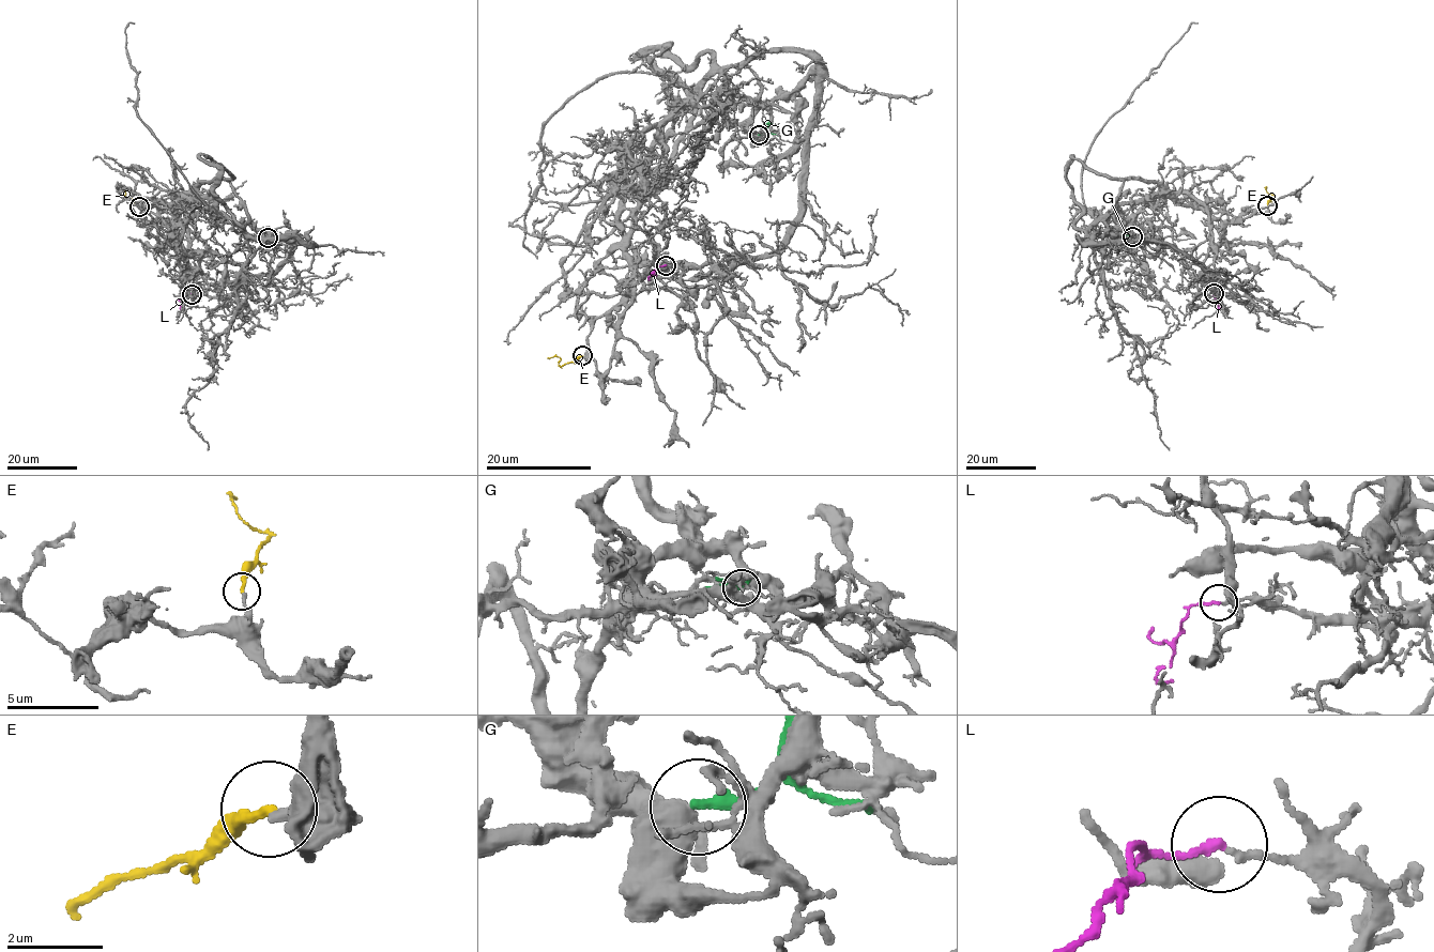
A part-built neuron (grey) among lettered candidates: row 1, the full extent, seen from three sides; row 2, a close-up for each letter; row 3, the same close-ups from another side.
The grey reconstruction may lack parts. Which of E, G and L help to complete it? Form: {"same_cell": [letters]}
{"same_cell": ["L"]}

